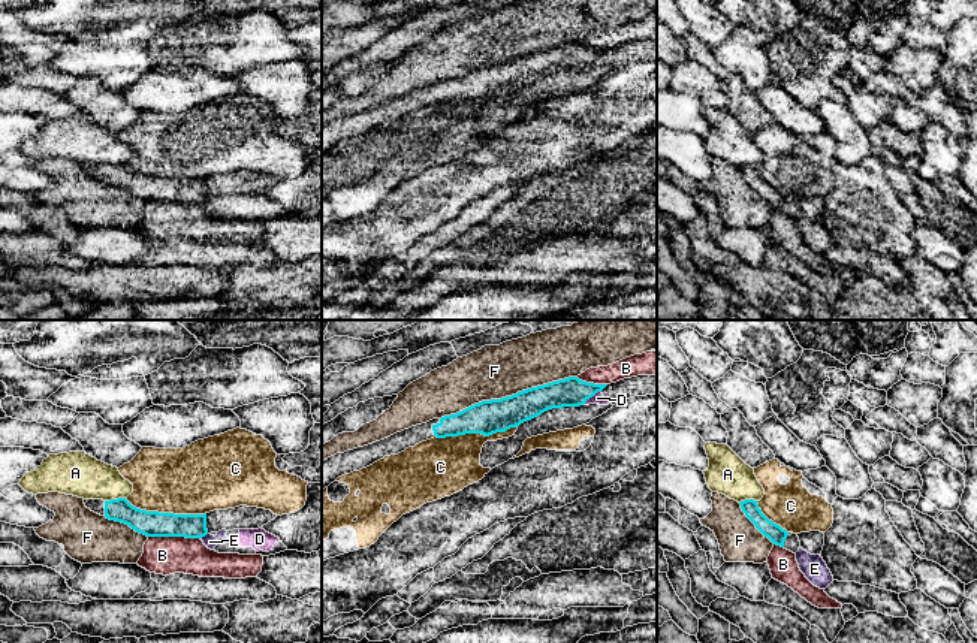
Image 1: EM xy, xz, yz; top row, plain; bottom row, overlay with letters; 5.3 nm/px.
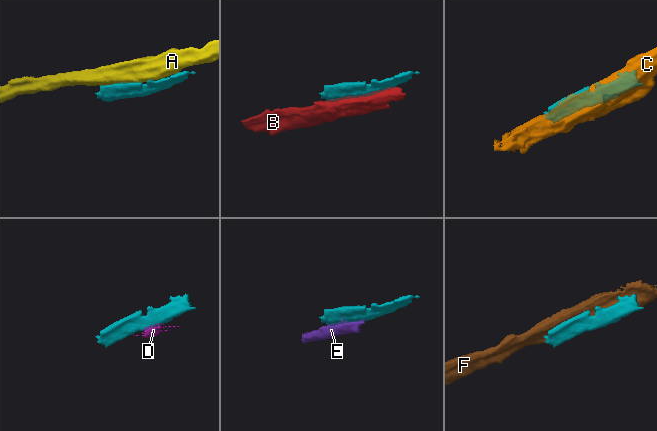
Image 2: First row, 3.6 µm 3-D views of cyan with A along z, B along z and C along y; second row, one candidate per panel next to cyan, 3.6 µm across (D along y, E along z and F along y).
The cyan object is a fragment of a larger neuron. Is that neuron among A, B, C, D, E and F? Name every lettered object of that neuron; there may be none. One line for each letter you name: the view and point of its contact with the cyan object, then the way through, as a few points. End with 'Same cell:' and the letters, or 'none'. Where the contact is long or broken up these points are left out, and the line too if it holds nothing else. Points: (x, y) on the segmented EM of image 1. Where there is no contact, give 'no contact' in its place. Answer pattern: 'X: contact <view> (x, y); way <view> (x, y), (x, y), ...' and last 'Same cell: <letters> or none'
Same cell: none

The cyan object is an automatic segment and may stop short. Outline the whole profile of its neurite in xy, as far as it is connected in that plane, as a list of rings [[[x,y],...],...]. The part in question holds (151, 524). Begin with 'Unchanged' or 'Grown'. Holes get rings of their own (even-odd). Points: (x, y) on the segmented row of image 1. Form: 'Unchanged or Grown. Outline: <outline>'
Grown. Outline: [[[126,498],[103,501],[84,499],[91,511],[109,520],[129,525],[147,537],[186,537],[202,538],[208,534],[205,514],[174,514],[147,511],[133,507]]]

